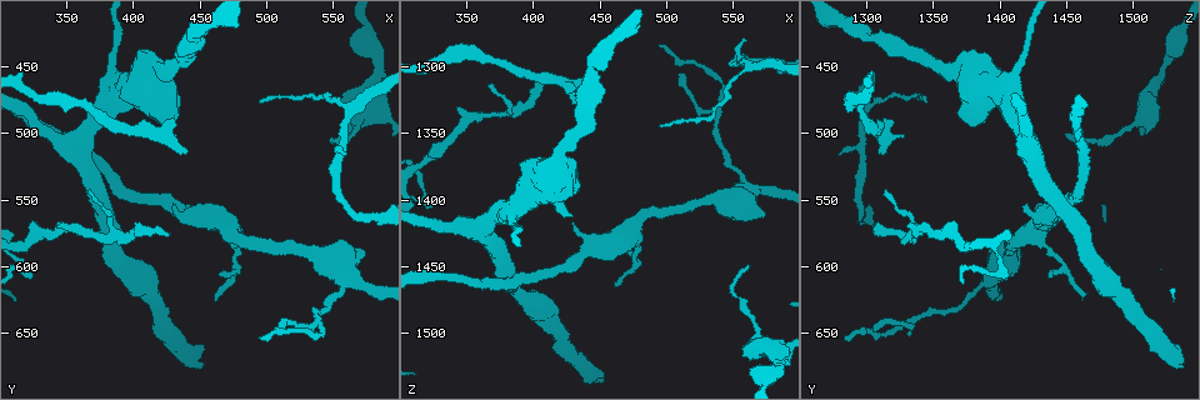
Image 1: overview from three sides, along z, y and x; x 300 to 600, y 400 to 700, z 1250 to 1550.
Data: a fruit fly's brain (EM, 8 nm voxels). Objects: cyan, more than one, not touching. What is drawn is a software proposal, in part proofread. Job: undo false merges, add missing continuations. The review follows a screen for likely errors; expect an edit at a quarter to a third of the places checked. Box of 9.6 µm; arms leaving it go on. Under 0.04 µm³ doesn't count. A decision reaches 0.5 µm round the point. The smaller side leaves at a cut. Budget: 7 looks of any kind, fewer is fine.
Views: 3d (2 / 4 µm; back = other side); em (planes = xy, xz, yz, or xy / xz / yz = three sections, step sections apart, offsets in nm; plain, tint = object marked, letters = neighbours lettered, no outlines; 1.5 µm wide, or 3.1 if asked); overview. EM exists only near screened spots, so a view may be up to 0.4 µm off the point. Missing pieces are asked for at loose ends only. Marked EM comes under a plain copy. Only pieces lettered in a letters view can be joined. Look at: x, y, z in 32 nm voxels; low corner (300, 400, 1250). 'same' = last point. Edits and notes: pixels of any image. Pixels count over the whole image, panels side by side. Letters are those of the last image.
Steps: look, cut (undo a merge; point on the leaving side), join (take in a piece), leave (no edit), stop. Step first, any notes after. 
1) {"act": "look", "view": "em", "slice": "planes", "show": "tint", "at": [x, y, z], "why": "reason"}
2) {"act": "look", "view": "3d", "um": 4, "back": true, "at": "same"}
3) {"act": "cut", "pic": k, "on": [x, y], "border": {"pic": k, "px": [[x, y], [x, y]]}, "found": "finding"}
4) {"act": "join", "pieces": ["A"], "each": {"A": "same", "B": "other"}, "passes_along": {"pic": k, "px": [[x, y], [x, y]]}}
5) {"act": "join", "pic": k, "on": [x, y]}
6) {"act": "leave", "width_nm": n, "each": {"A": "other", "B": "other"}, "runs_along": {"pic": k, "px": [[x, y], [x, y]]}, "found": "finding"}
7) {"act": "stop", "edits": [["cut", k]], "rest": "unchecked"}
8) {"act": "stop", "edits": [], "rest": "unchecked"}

{"act": "look", "view": "3d", "um": 4, "at": [442, 426, 1302], "why": "thin neck"}

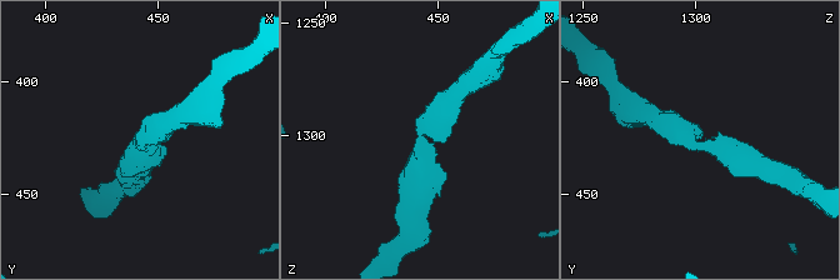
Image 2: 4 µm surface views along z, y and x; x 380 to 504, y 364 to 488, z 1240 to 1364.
{"act": "look", "view": "em", "slice": "planes", "show": "tint", "at": [444, 428, 1302], "arm_widths_nm": [360, 380], "why": "need the tissue"}

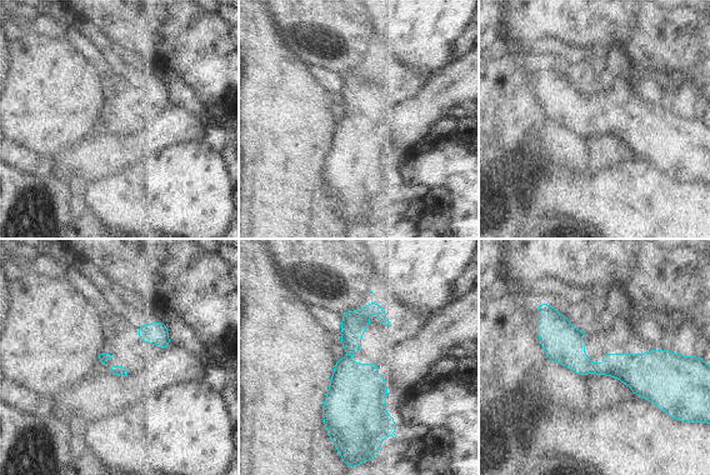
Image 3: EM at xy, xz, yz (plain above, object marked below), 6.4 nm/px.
{"act": "look", "view": "em", "slice": "planes", "show": "letters", "at": "same", "why": "what lies round it"}

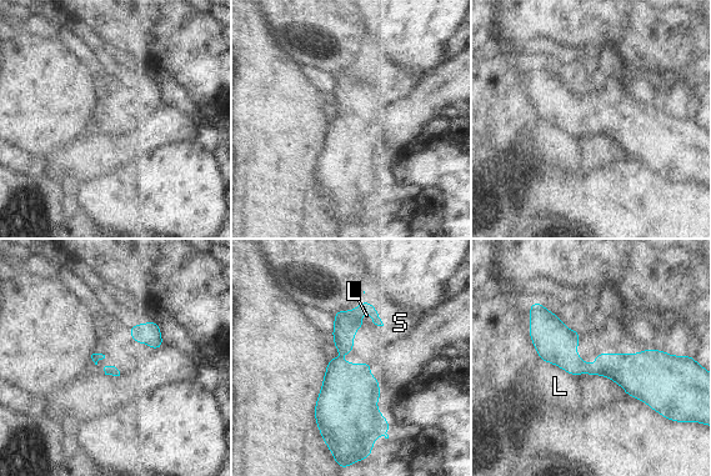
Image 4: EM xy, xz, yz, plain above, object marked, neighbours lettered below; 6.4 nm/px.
{"act": "leave", "each": {"L": "other", "S": "other"}, "border": {"pic": 4, "px": [[544, 360], [556, 364], [574, 376]]}, "found": "continuous, no second neuron"}

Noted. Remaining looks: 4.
{"act": "look", "view": "3d", "um": 4, "at": [558, 514, 1282], "why": "thin end"}

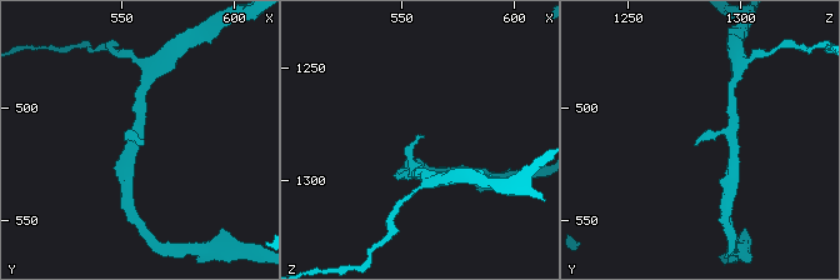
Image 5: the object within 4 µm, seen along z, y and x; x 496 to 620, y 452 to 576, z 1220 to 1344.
{"act": "look", "view": "em", "slice": "xz", "step": 4, "show": "tint", "at": [561, 514, 1281], "why": "now the EM"}

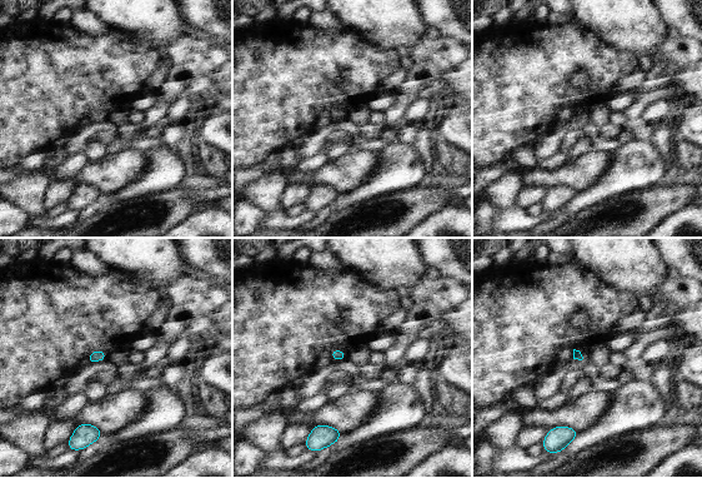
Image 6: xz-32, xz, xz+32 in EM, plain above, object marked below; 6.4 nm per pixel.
{"act": "look", "view": "em", "slice": "planes", "show": "letters", "at": "same", "why": "another direction"}

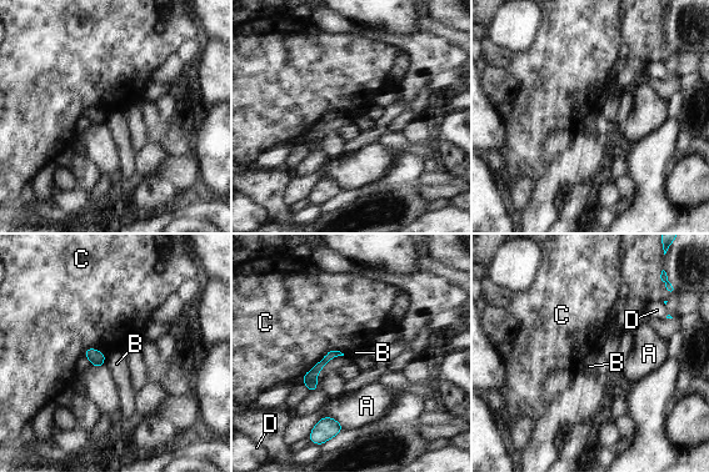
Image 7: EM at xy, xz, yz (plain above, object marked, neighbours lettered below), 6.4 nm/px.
{"act": "leave", "each": {"A": "other", "B": "other", "C": "other", "D": "other"}, "border": {"pic": 7, "px": [[344, 354], [328, 351], [300, 380]]}, "found": "none of them fits"}

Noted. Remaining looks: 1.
{"act": "stop", "edits": [], "rest": "unchecked"}

